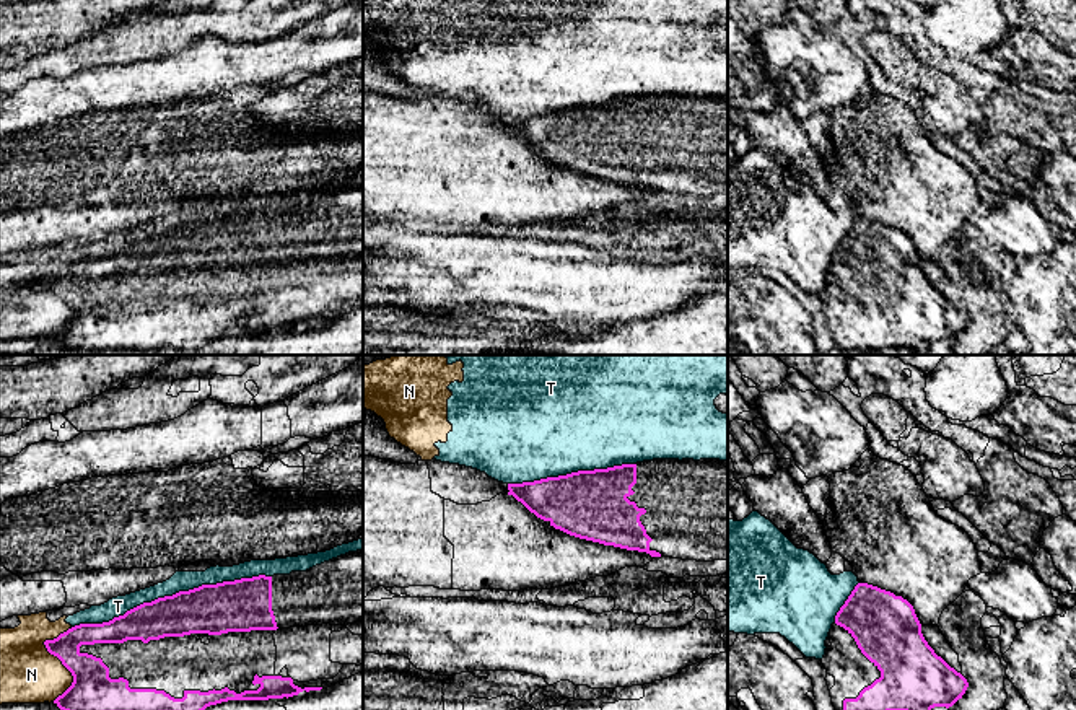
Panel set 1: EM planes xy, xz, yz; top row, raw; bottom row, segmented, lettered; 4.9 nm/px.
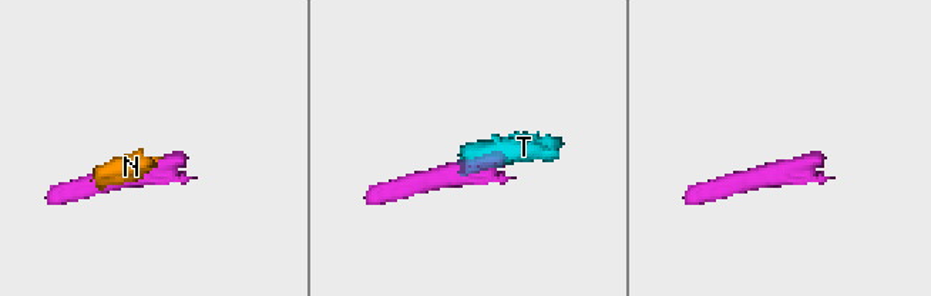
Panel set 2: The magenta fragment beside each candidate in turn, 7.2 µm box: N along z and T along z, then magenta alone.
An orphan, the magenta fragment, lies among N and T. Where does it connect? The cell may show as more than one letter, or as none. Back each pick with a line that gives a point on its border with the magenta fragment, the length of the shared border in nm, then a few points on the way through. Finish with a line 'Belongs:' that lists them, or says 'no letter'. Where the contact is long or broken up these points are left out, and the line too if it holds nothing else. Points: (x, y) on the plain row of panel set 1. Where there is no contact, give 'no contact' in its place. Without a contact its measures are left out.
Belongs: no letter

